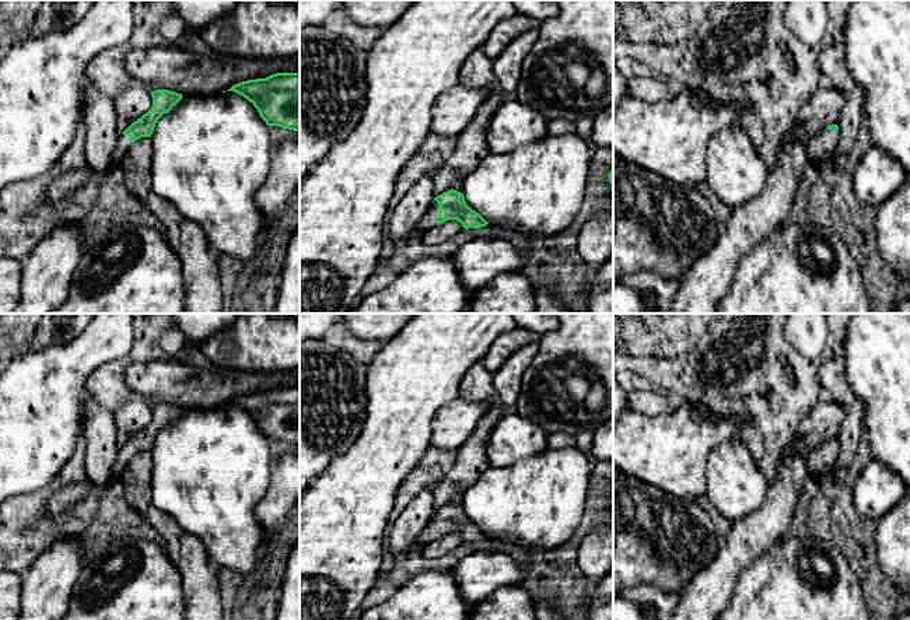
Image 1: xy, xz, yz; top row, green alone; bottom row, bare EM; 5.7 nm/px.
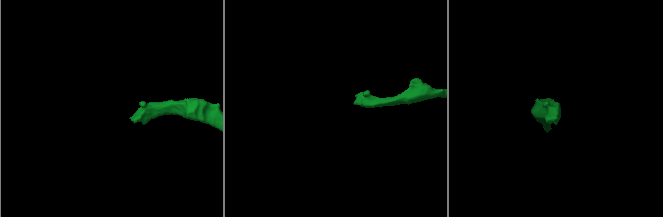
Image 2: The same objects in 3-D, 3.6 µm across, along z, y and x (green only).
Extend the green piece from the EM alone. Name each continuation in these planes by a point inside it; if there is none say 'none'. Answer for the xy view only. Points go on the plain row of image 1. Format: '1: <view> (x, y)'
1: xy (123, 455)

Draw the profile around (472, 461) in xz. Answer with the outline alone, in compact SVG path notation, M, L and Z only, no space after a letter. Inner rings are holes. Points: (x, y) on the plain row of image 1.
M497 396L491 399L487 413L479 420L475 431L456 451L456 460L448 474L433 488L434 509L452 502L479 479L489 467L487 442L494 425L511 409Z

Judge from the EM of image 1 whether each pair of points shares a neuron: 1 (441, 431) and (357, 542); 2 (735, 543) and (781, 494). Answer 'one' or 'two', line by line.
1: two
2: one

